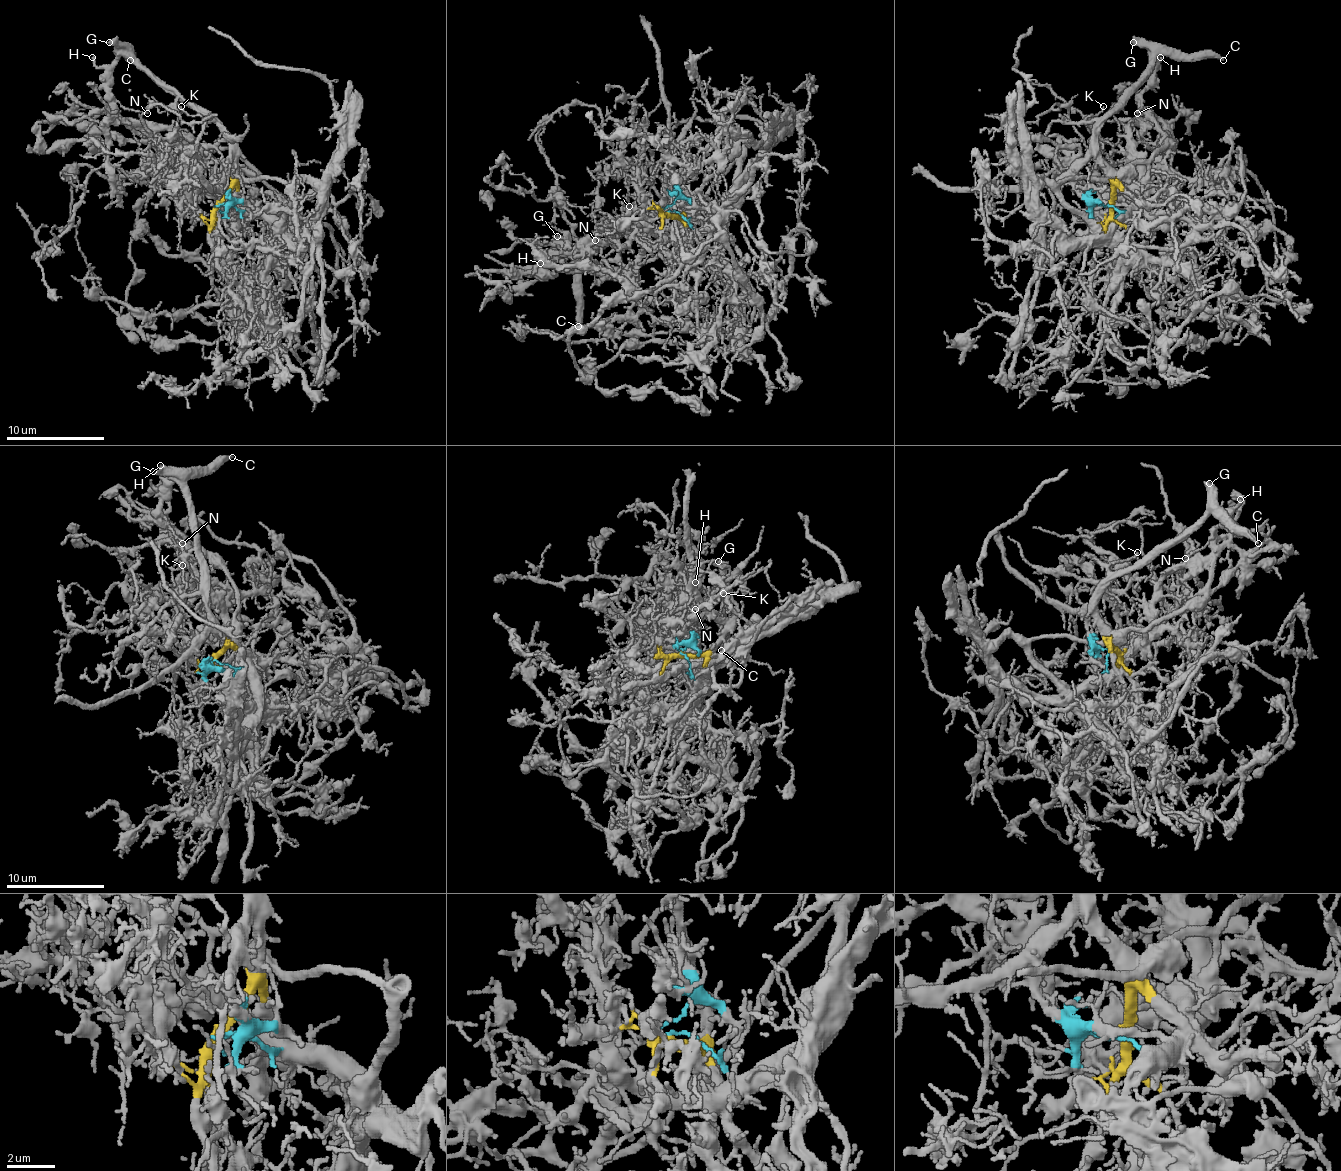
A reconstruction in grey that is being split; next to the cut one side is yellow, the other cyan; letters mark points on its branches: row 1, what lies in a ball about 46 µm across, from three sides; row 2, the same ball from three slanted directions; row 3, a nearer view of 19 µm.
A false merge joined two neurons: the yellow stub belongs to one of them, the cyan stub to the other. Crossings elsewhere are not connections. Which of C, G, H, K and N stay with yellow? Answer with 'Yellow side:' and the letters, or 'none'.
Yellow side: C, G, H, K, N

